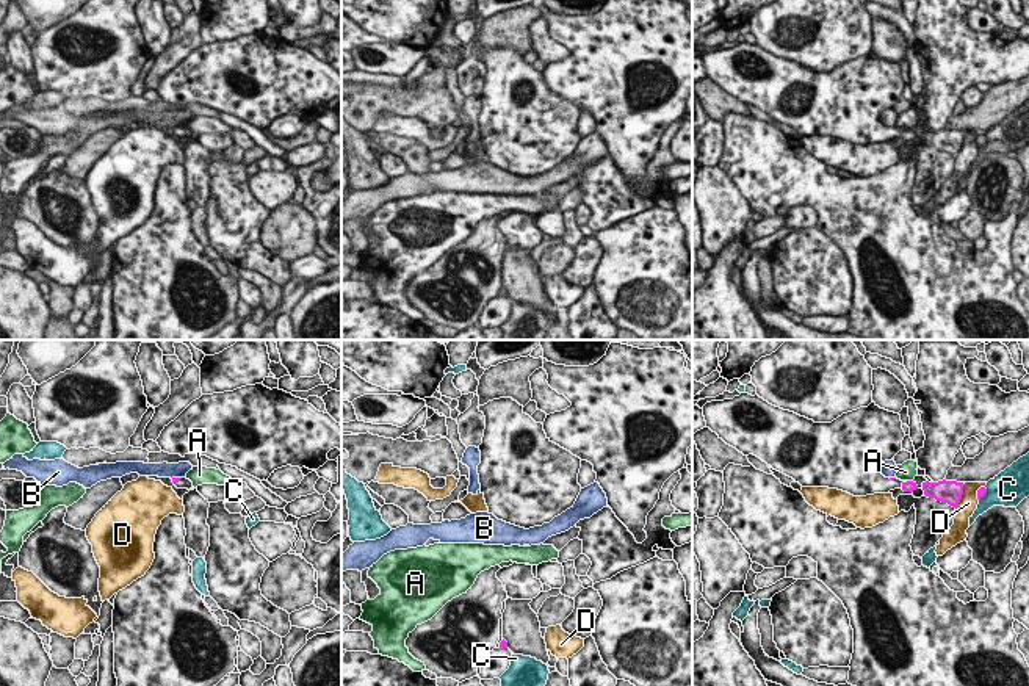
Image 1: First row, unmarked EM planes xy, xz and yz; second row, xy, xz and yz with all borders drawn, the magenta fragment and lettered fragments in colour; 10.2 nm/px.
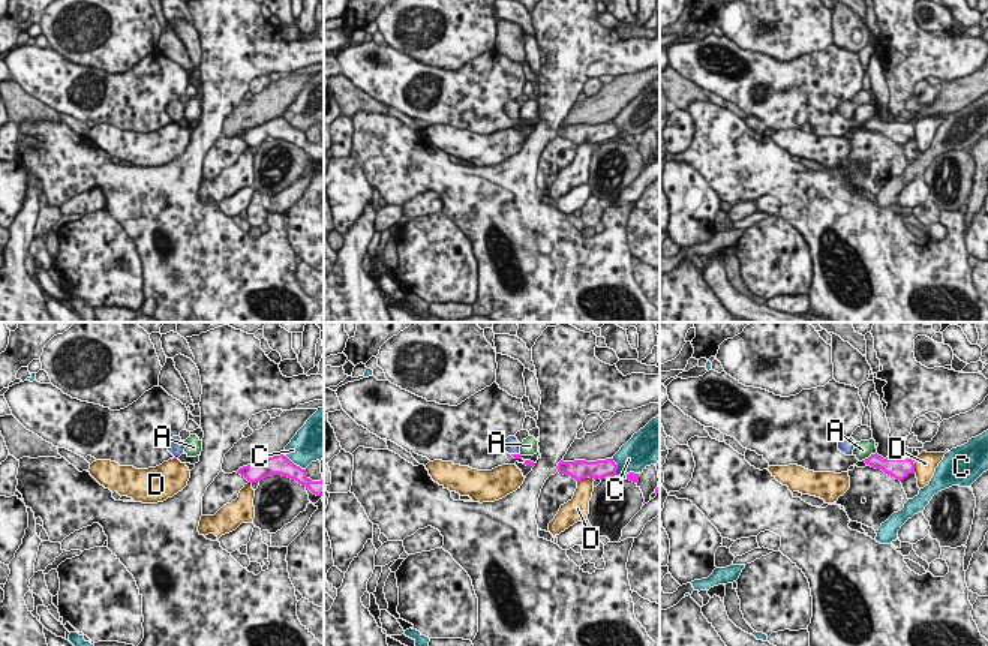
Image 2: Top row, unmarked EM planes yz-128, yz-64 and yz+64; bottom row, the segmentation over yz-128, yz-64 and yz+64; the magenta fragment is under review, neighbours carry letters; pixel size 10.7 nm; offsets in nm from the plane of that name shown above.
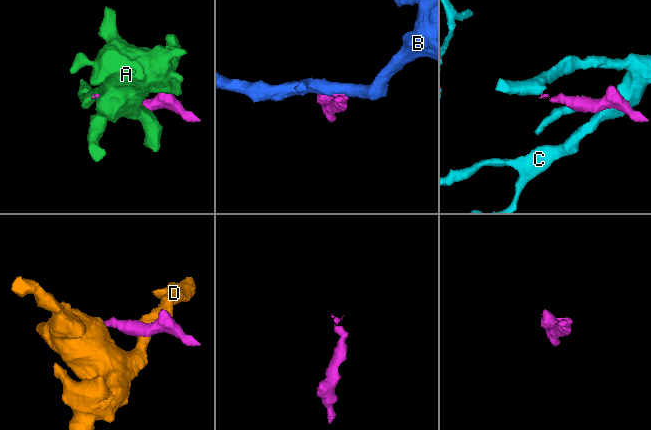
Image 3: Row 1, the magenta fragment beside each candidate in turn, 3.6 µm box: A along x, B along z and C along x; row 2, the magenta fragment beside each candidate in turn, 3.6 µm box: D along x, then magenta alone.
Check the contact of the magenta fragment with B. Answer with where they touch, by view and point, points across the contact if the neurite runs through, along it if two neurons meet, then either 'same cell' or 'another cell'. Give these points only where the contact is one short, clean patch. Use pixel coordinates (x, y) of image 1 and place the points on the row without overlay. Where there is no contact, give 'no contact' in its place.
contact xy (176, 127); border xy (180, 126), (171, 127); another cell

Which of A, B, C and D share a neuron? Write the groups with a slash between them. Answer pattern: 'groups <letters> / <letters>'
groups A / B / C / D

